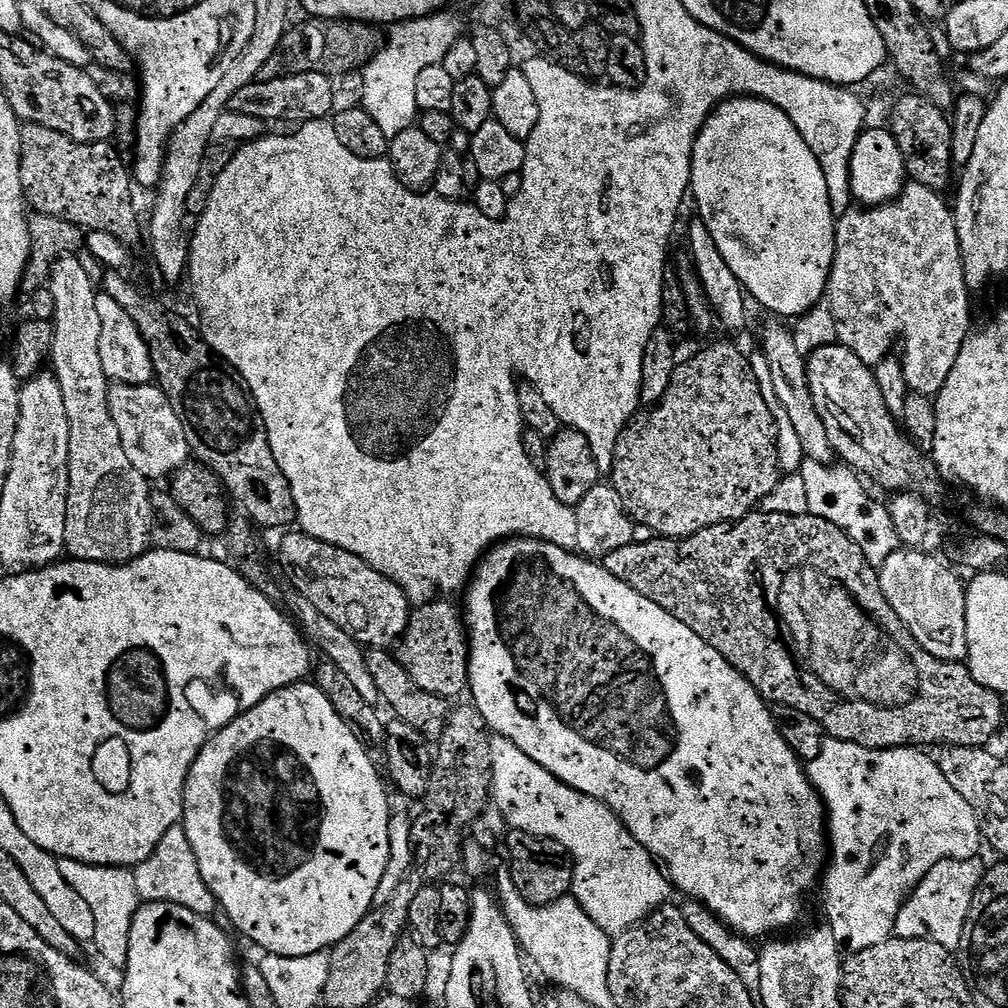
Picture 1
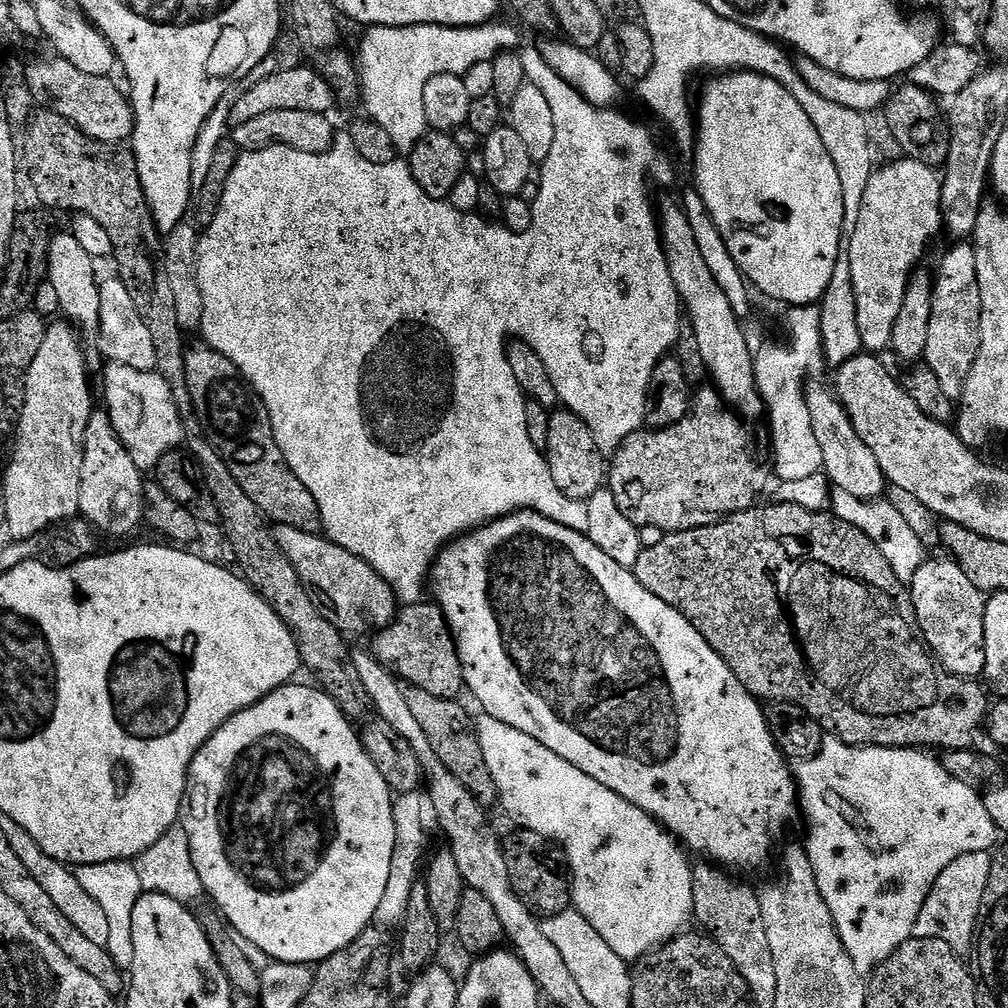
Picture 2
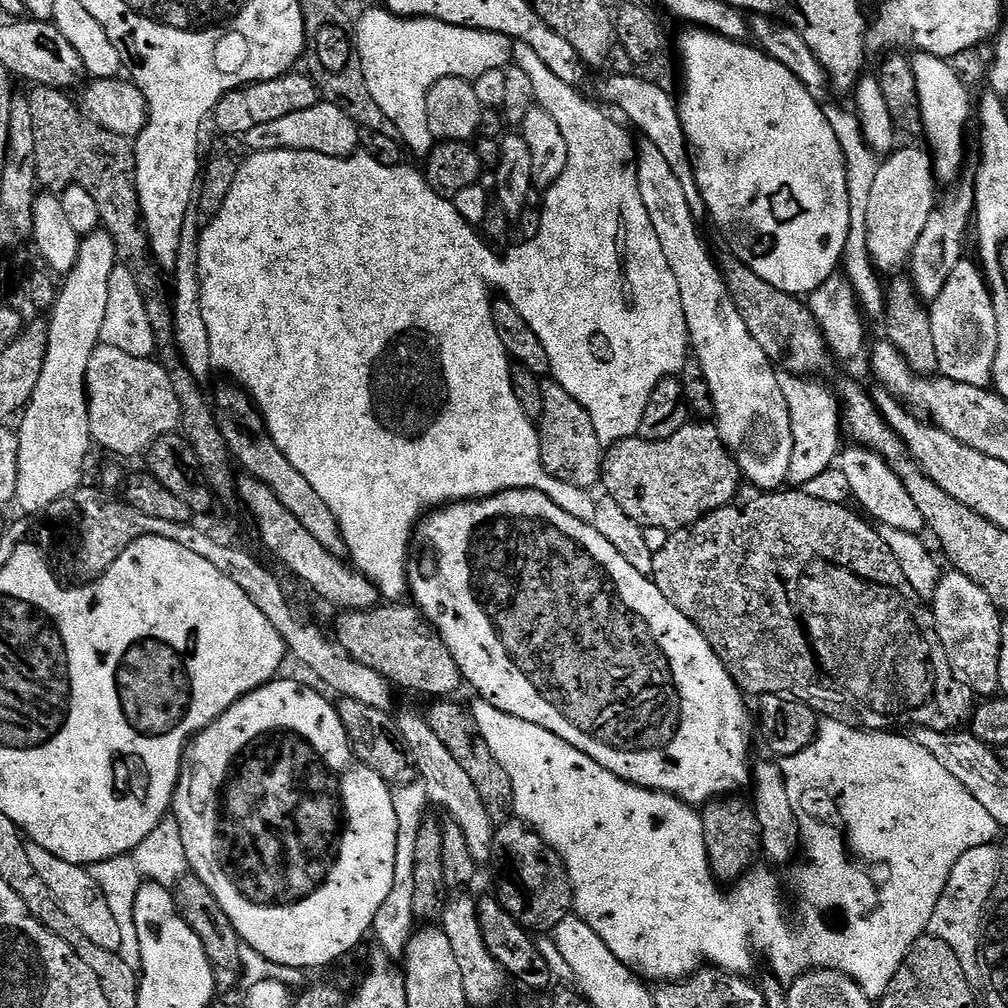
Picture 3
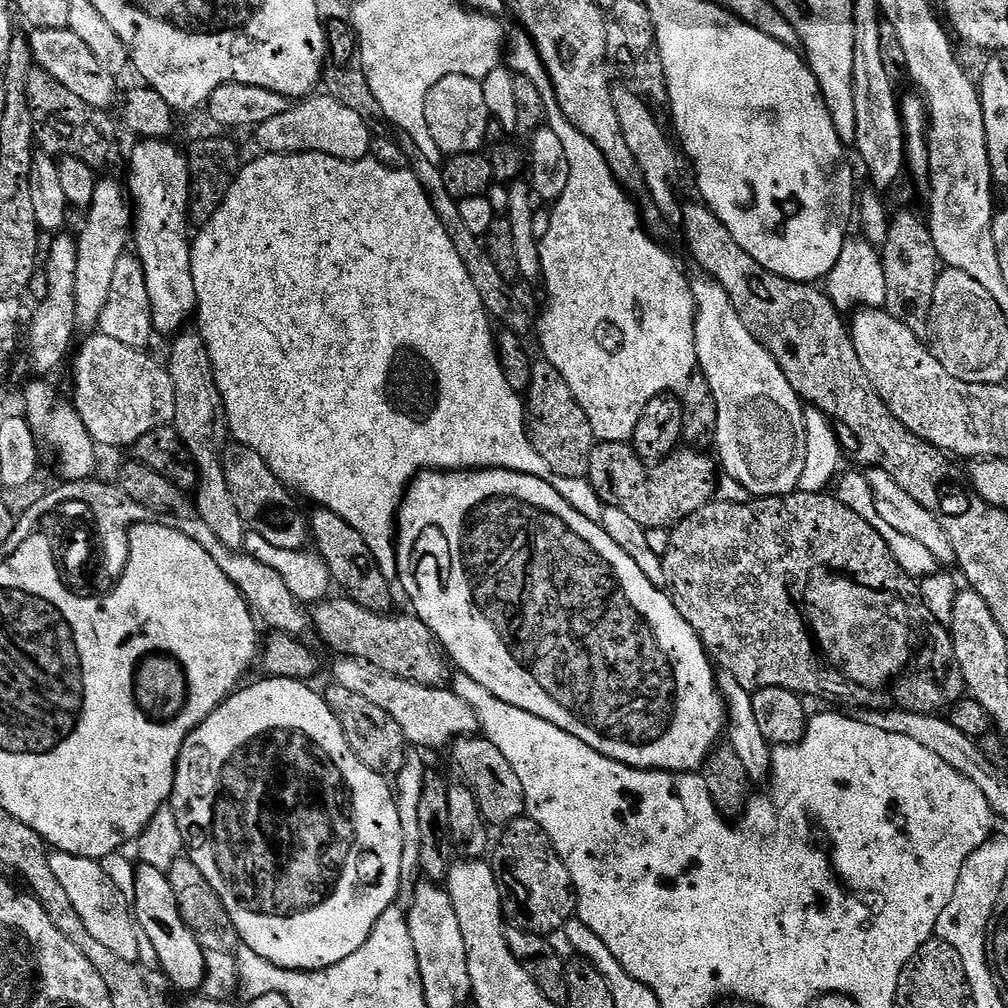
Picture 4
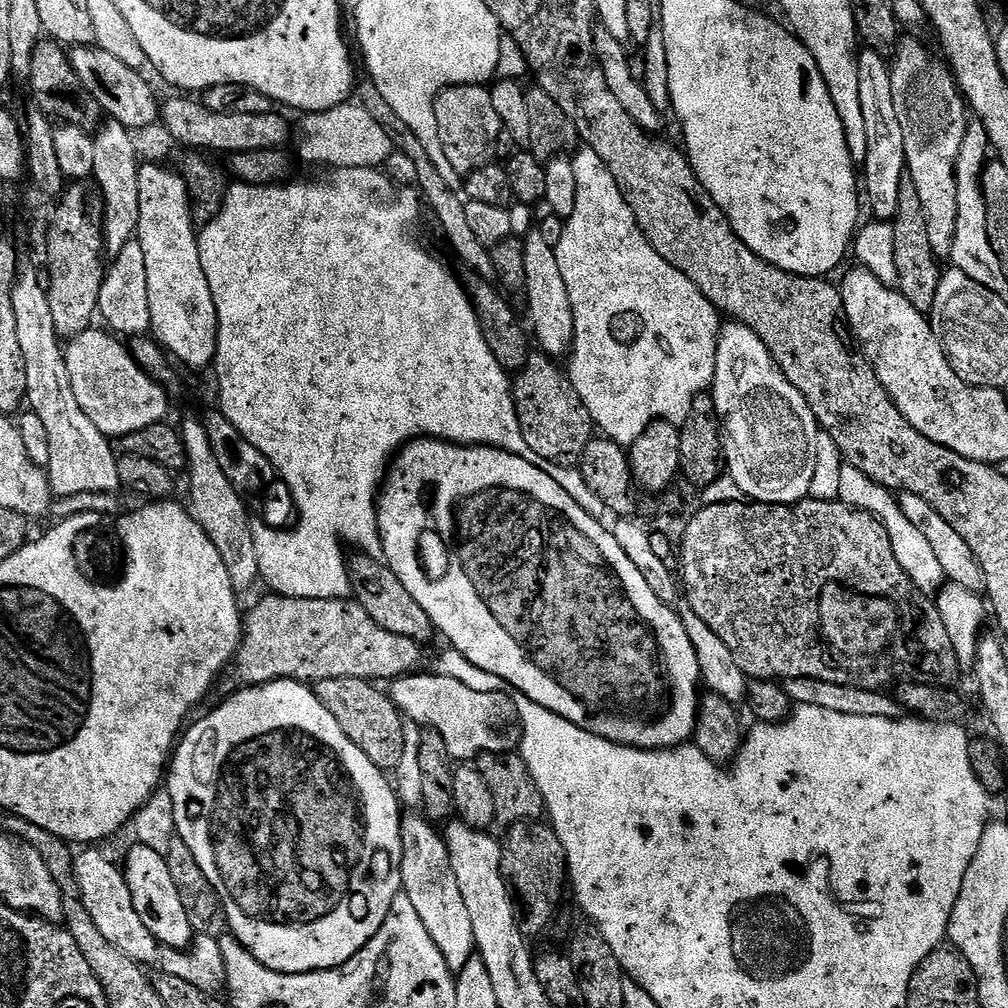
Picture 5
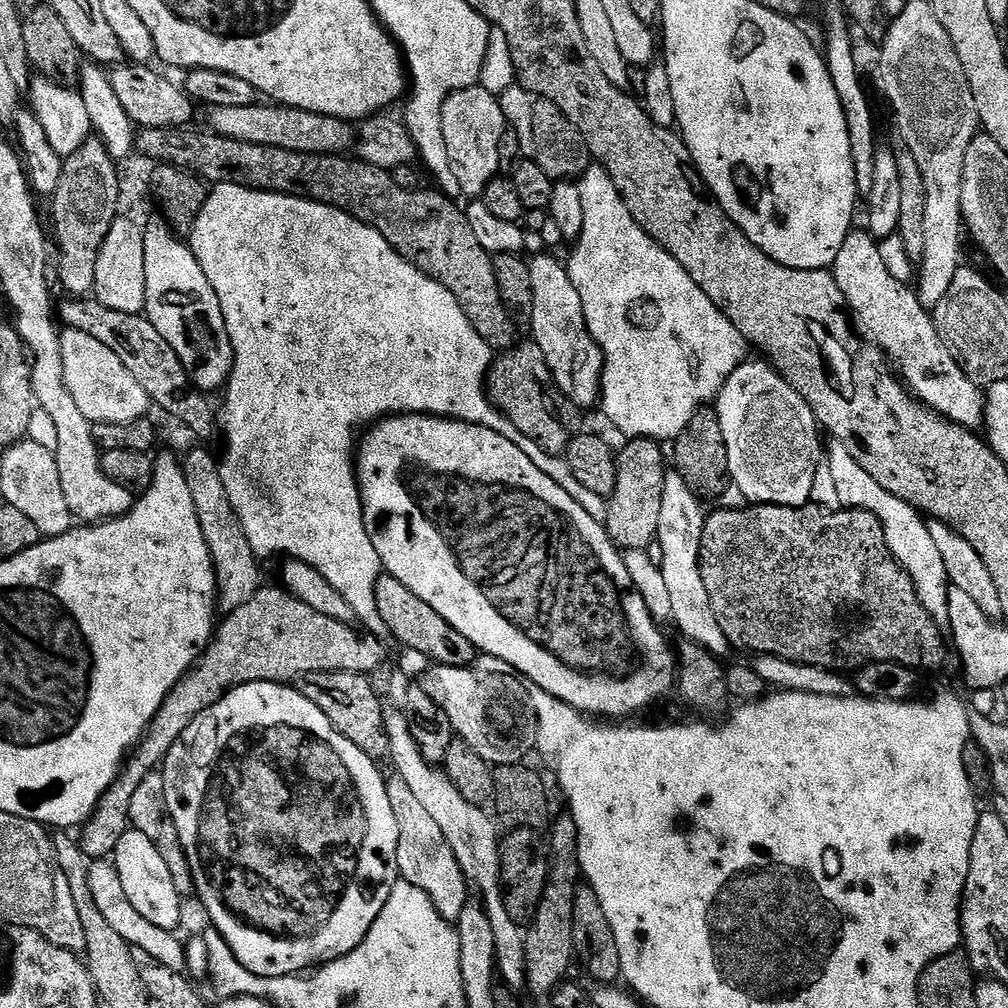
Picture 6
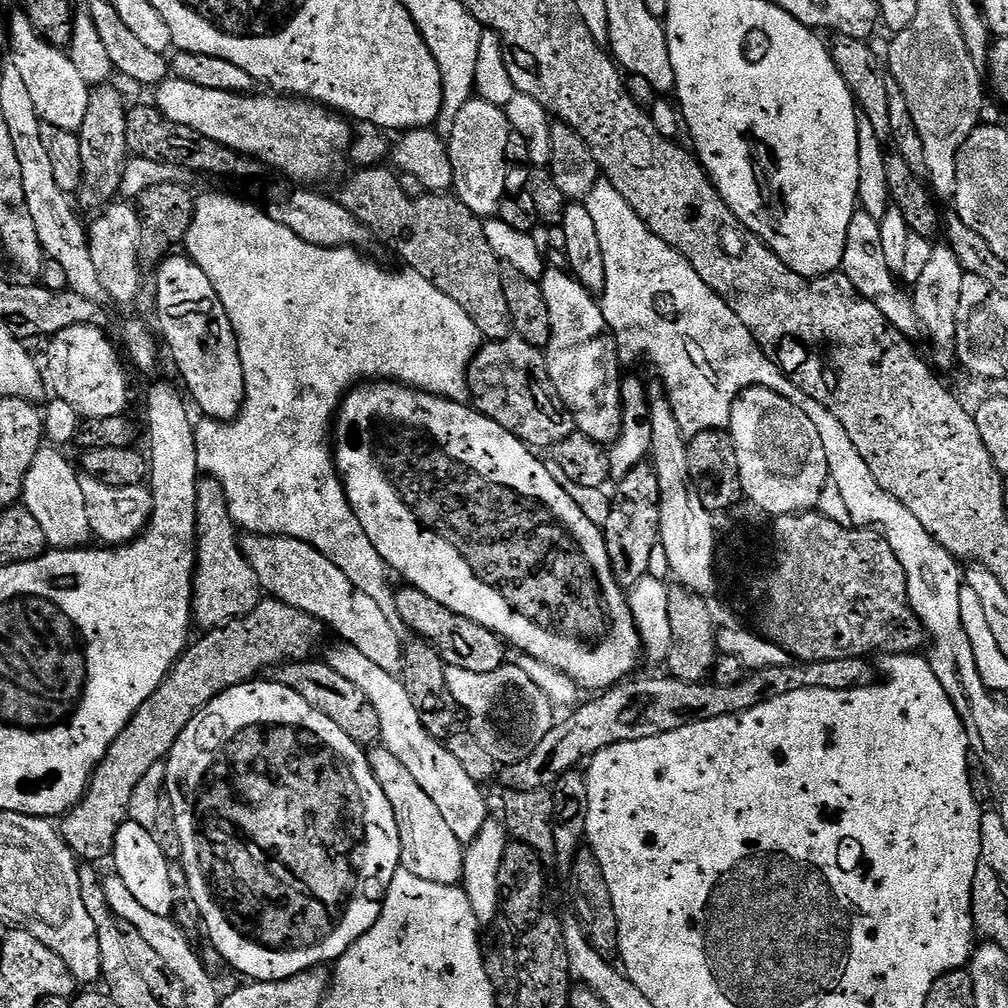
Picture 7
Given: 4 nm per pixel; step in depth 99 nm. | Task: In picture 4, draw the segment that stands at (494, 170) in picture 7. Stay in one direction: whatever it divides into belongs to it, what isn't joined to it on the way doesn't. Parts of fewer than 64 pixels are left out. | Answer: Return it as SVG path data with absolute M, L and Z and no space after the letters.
M450 74L434 85L430 94L426 94L426 127L445 157L479 153L487 145L486 128L489 121L486 97L482 95L479 80L466 78L462 74Z

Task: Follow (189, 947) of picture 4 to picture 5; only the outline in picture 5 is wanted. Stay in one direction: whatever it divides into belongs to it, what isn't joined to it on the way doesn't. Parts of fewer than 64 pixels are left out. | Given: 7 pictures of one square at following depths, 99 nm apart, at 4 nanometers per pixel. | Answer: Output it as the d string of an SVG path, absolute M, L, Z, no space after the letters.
M137 843L135 847L129 850L128 864L125 863L123 869L130 886L130 898L134 898L134 910L138 910L138 918L146 922L146 930L154 934L157 945L165 949L187 949L193 941L194 933L170 876L165 854L148 849L142 843Z

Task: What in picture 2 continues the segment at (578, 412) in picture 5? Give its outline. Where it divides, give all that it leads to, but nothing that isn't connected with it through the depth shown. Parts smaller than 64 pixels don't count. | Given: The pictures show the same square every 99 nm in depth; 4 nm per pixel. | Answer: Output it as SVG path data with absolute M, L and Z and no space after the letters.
M556 410L550 415L550 442L546 459L550 466L550 474L566 494L566 498L574 498L587 502L594 493L603 489L606 484L606 456L598 450L596 434L586 426L578 414L567 410Z

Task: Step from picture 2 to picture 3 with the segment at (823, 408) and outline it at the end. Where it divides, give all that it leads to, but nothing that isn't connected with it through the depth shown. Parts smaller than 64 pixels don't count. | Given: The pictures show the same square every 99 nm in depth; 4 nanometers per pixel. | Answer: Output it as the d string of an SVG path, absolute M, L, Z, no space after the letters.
M845 447L839 453L838 467L846 474L852 492L851 499L857 500L861 504L859 507L862 509L863 515L871 518L877 525L885 524L894 530L903 532L923 533L926 525L922 518L922 510L918 510L918 506L914 506L914 498L910 498L910 494L906 494L906 486L898 478L898 474L894 474L888 461L870 448L851 447L848 449Z

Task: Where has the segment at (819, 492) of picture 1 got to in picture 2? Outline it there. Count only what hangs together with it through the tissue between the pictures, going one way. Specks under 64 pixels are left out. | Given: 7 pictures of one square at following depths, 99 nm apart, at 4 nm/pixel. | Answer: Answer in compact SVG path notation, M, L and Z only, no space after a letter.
M838 488L833 491L830 511L832 515L842 518L842 522L850 522L855 528L862 530L862 534L866 534L866 538L870 538L874 546L882 550L882 558L890 562L890 570L894 570L900 581L908 586L925 562L924 544L920 541L919 534L912 529L911 522L894 505L887 504L886 501L884 498L859 500L854 494L848 494L846 490Z

